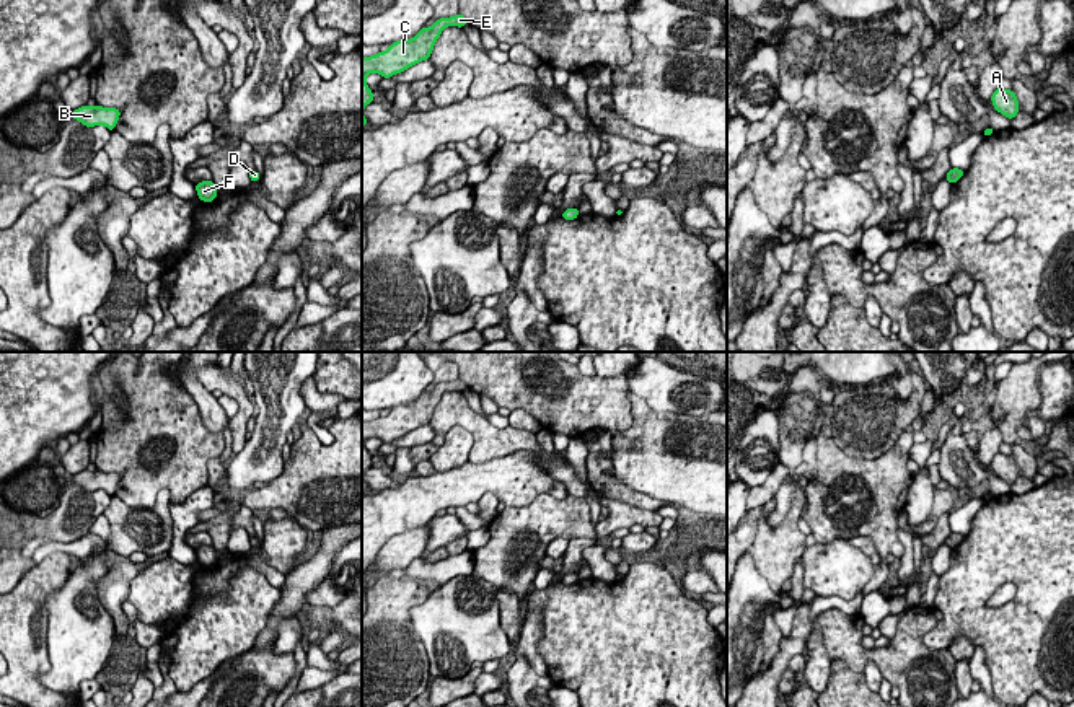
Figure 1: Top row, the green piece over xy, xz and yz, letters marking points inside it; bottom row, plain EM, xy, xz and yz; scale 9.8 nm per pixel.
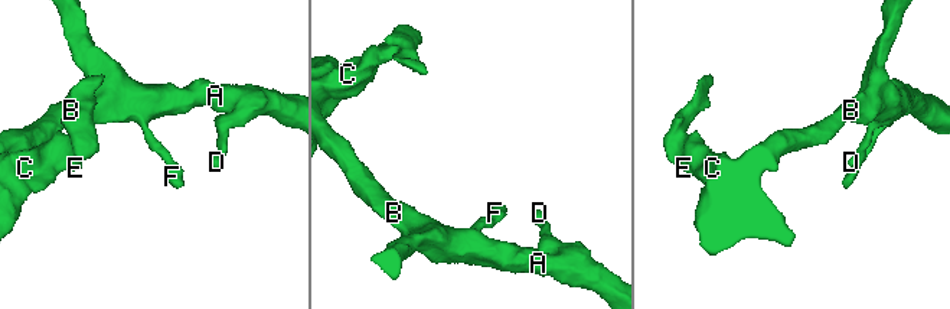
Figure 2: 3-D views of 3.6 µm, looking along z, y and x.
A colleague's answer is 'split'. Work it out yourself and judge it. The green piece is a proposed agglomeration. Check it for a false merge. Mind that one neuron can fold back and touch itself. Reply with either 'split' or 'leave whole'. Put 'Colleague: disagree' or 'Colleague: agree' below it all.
leave whole
Colleague: disagree

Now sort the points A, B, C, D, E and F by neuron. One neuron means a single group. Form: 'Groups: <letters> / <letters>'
Groups: A B C D E F

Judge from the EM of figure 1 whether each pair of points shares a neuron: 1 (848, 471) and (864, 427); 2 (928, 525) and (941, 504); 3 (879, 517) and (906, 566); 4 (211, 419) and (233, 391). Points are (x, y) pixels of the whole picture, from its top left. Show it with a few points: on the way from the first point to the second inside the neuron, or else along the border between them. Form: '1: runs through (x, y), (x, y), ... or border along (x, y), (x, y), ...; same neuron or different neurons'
1: border along (830, 437), (853, 456), (877, 458), (890, 448); different neurons
2: runs through (931, 520), (939, 509); same neuron
3: border along (897, 528), (903, 548), (898, 559); different neurons
4: border along (228, 421), (230, 424); different neurons

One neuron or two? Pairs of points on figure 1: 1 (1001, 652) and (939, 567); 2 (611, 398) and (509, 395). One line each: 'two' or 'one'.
1: two
2: one

